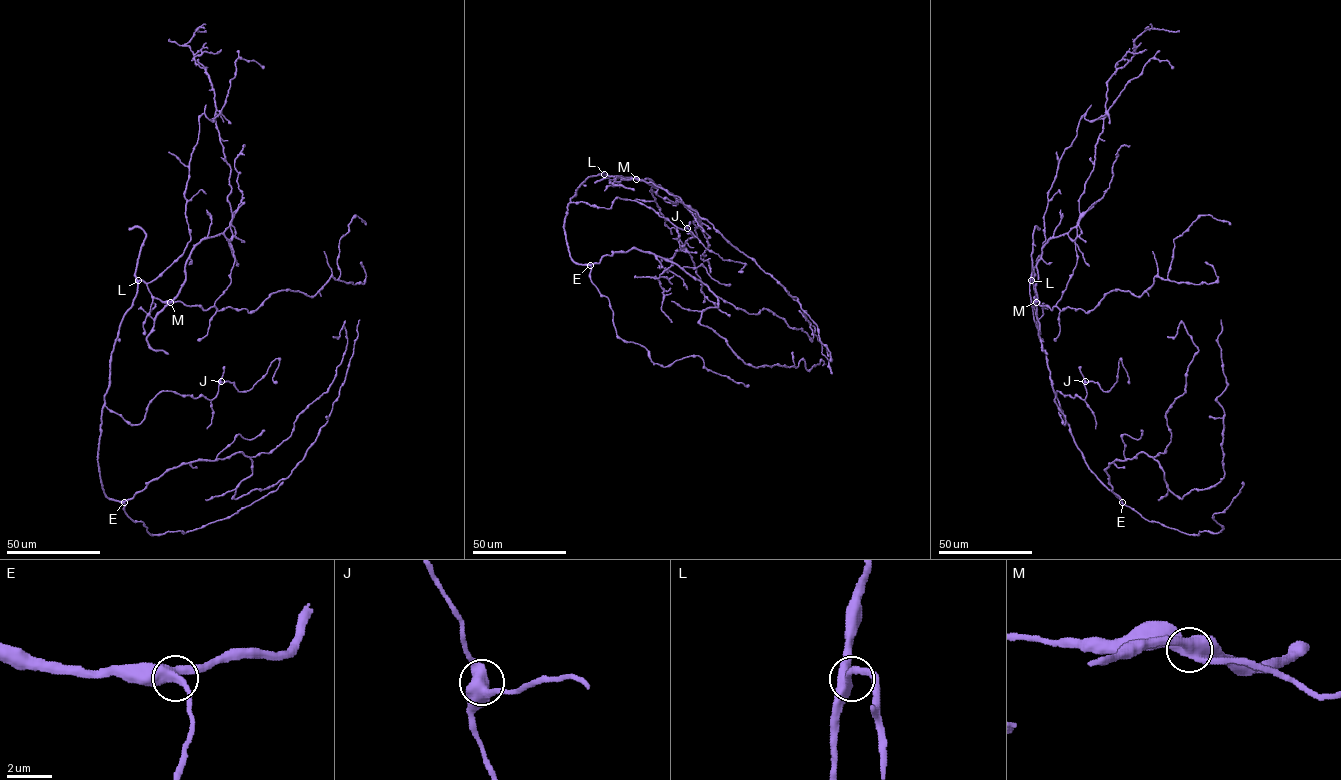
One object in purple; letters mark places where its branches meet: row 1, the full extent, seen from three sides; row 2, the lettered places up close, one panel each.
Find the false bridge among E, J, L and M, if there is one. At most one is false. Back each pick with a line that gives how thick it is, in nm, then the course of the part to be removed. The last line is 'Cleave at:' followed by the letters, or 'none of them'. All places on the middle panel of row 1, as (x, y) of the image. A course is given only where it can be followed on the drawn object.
M: 500 nm | (636, 179), (671, 193), (698, 222), (697, 236), (659, 278), (651, 277), (663, 290), (661, 309), (672, 322)
Cleave at: M

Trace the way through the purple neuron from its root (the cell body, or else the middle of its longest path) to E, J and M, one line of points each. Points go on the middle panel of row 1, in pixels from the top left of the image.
E: (566, 216), (563, 228), (569, 256), (578, 263), (590, 265)
J: (566, 216), (570, 202), (583, 202), (610, 208), (618, 197), (640, 202), (678, 227), (687, 228)
M: (566, 216), (570, 199), (588, 177), (604, 172), (617, 178), (636, 179)

